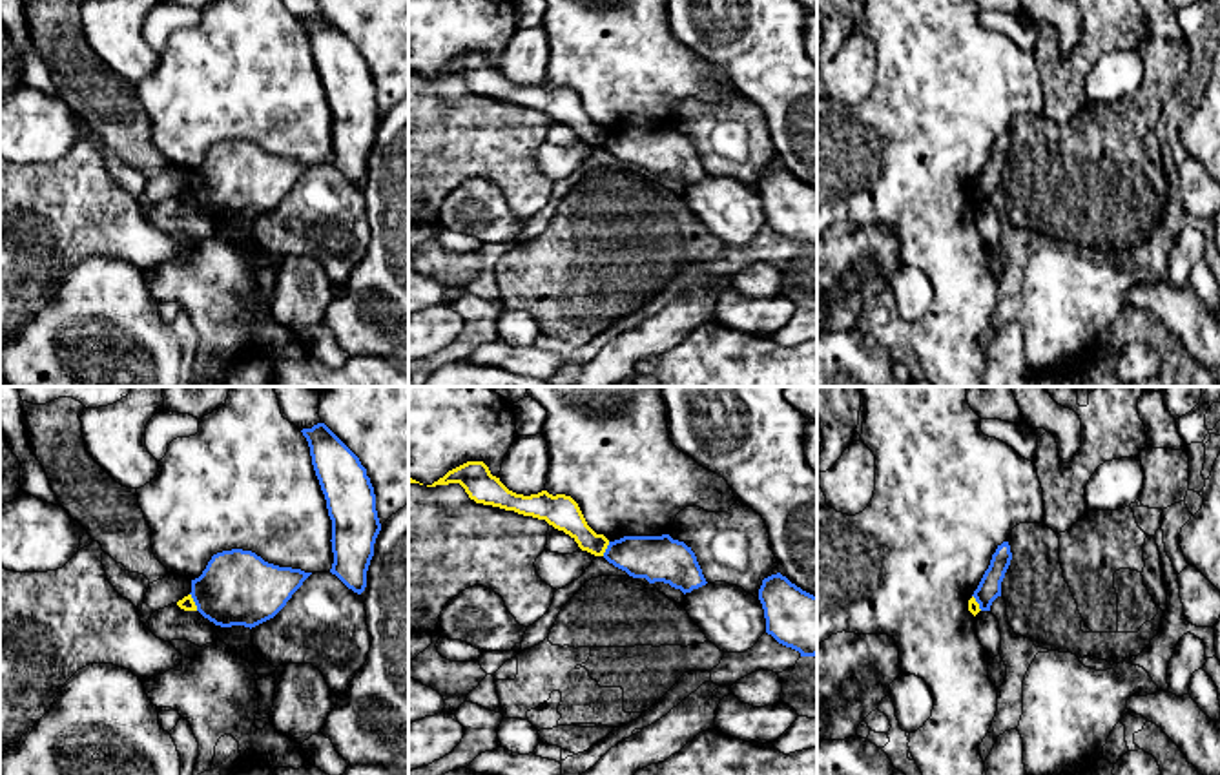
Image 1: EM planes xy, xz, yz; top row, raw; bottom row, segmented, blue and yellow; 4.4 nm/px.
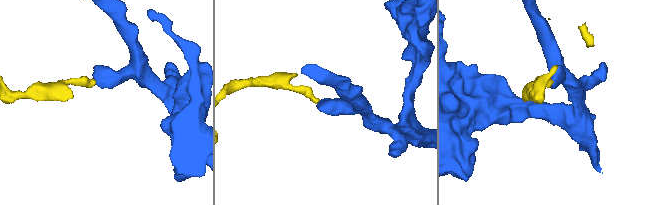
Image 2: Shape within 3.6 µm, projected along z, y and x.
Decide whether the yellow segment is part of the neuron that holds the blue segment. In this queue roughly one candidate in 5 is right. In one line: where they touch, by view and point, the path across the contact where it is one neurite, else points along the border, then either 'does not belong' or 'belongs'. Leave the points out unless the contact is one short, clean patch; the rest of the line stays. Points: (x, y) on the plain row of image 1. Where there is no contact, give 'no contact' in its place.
meets blue in xy at (194, 192); border along xy (190, 185), (197, 201); does not belong

